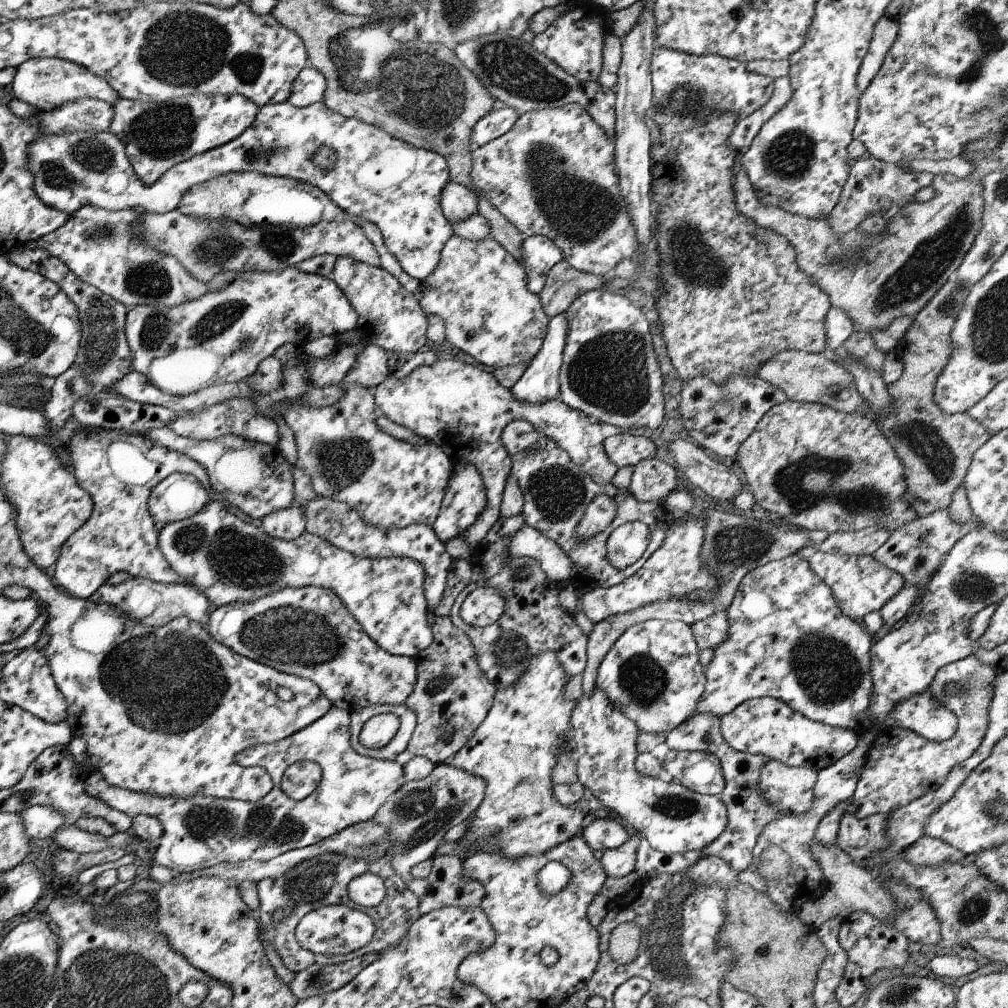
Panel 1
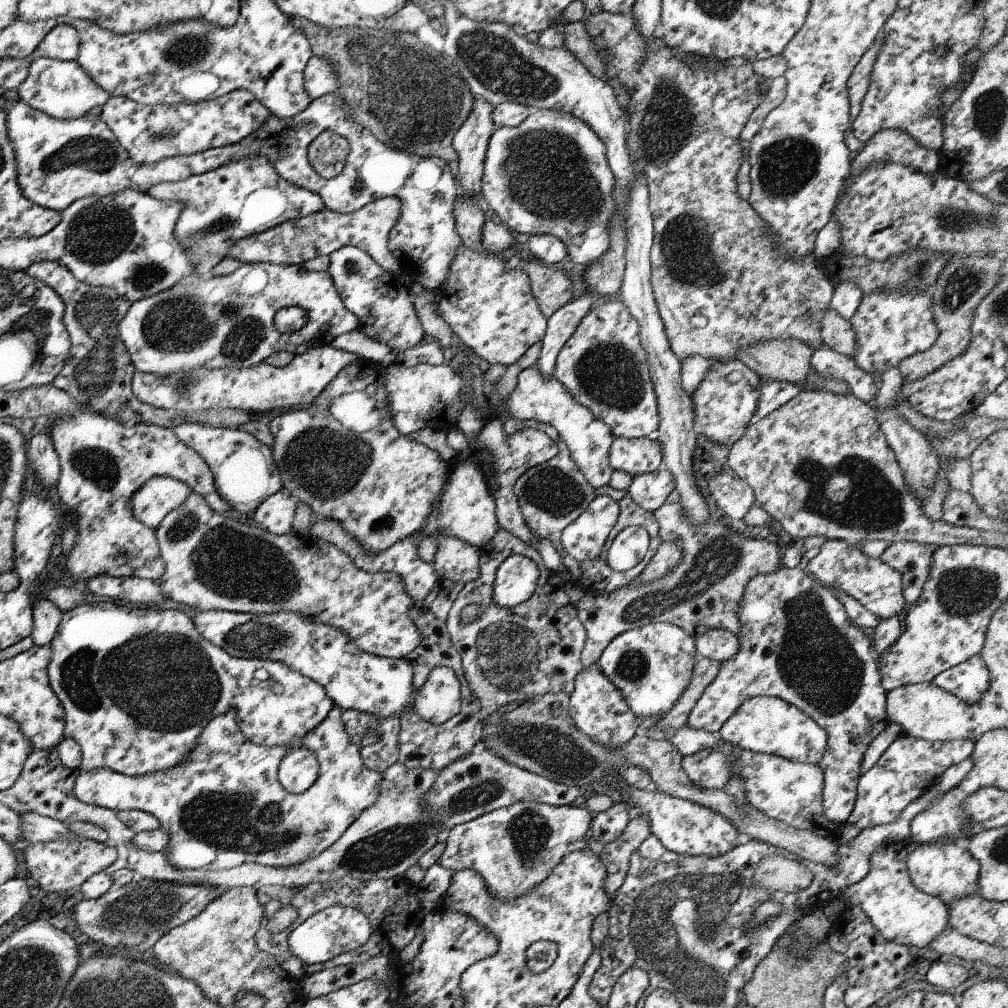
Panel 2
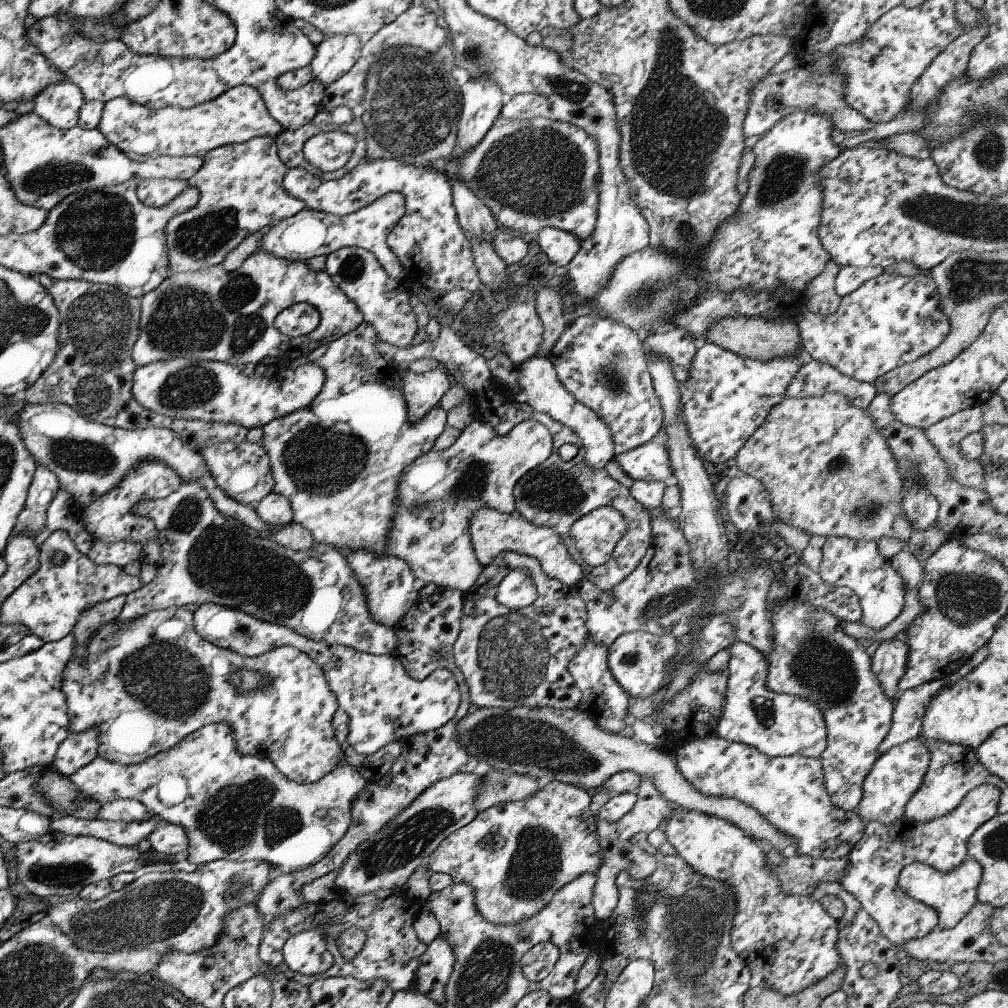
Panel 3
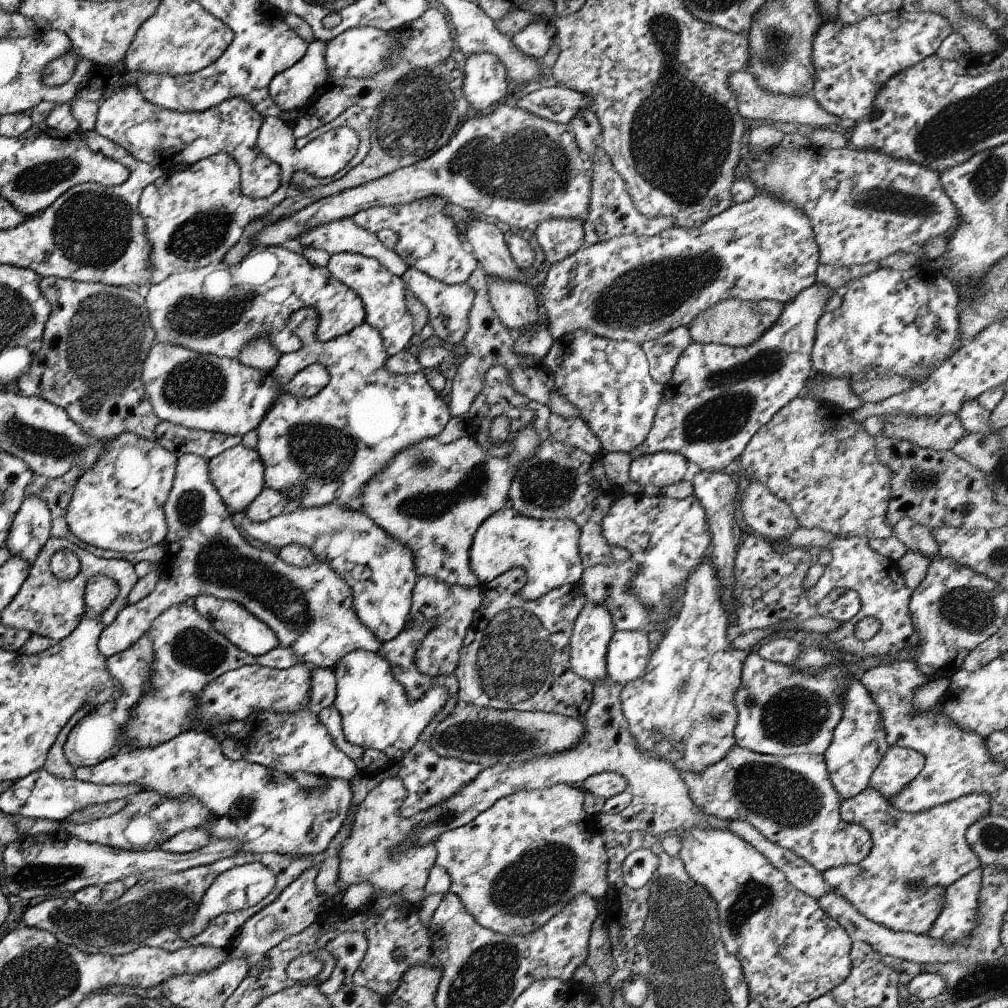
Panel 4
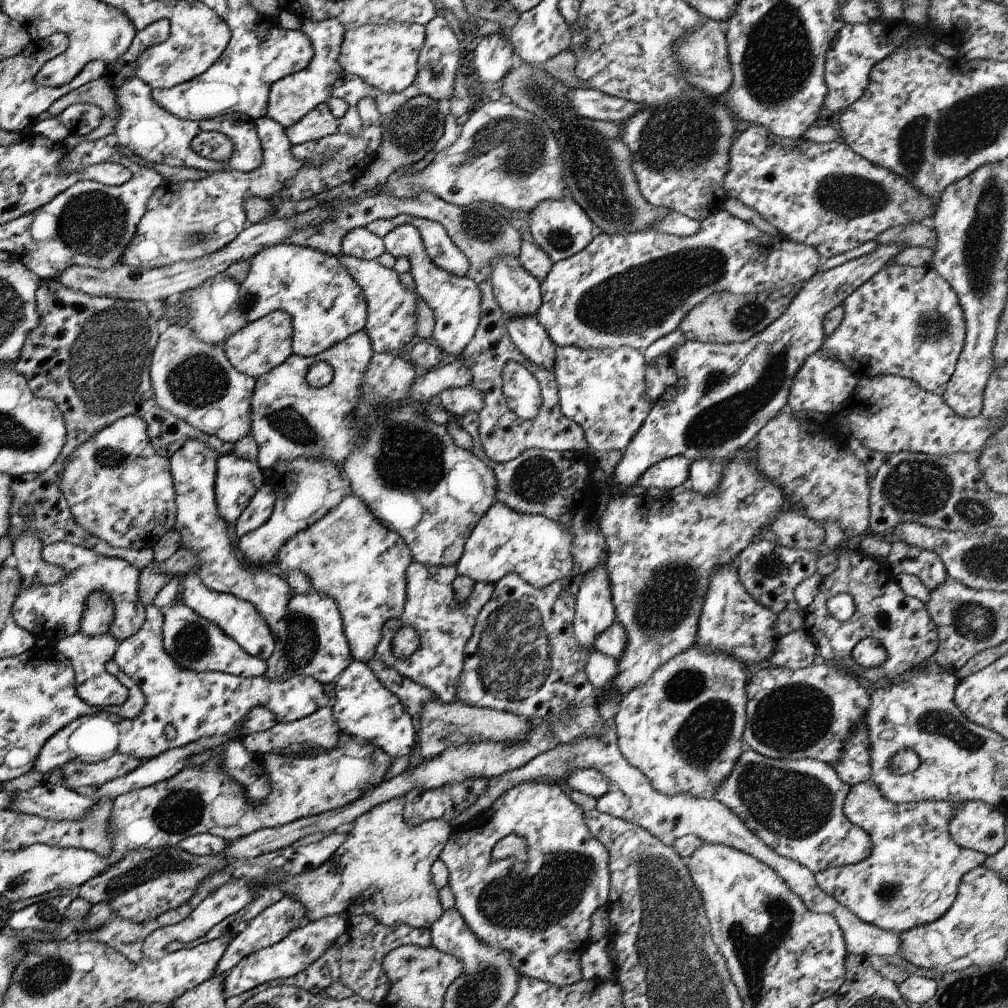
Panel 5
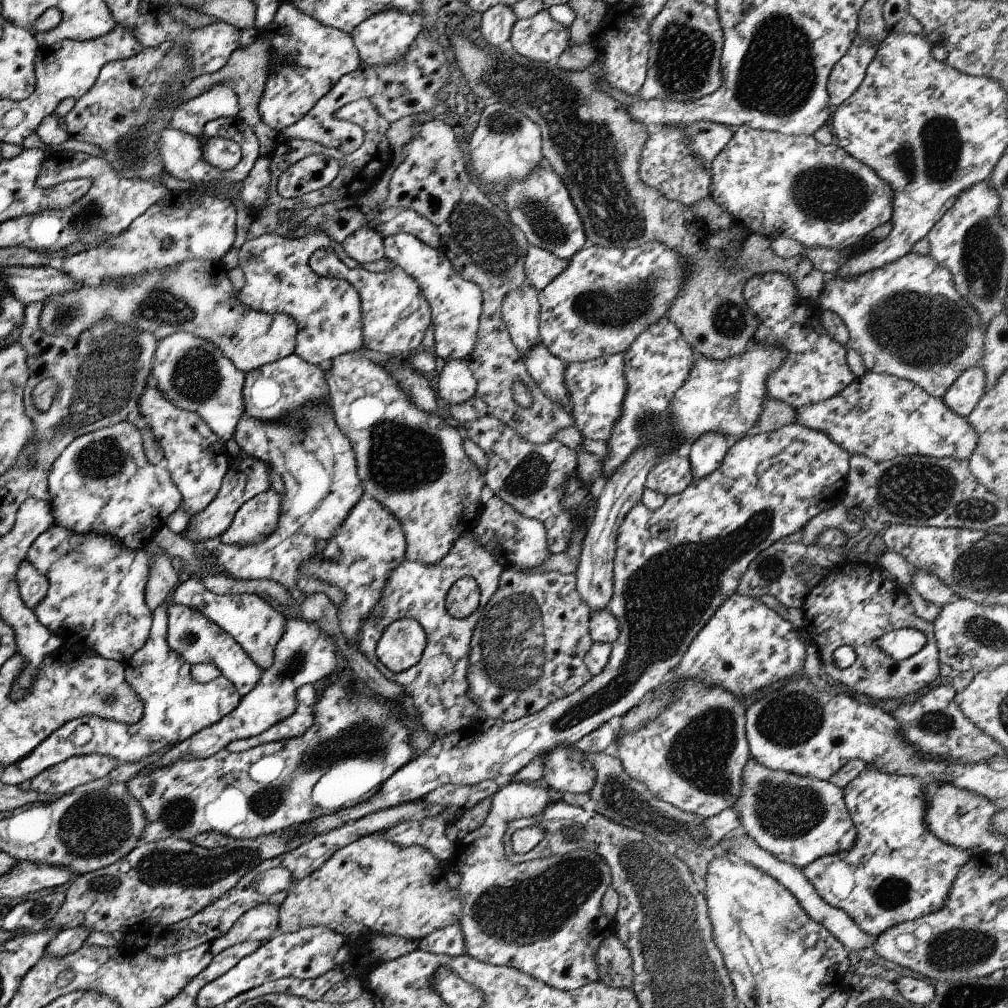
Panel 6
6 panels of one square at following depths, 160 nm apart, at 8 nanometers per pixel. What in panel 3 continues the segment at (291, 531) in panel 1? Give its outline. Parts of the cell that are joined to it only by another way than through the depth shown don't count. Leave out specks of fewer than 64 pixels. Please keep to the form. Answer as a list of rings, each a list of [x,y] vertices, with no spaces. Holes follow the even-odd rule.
[[[273,491],[266,494],[259,502],[253,505],[256,515],[272,530],[281,528],[292,520],[292,510],[289,501],[284,496]]]

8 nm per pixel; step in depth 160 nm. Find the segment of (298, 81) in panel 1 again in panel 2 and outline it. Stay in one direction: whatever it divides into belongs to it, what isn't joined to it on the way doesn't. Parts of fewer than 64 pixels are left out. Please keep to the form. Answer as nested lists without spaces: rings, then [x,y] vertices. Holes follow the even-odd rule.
[[[311,55],[302,72],[302,85],[309,100],[338,90],[339,82],[334,68],[325,57]]]

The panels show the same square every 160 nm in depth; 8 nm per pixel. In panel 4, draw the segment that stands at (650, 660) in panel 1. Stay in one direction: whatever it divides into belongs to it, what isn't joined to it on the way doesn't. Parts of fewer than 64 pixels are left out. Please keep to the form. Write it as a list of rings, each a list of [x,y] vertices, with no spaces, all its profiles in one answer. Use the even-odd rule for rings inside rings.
[[[614,631],[605,651],[606,678],[624,686],[644,673],[651,650],[647,634],[639,631]]]

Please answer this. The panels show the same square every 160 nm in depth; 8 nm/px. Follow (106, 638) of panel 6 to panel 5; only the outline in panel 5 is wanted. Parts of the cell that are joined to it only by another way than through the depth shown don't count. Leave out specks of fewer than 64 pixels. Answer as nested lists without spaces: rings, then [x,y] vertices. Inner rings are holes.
[[[55,542],[46,545],[40,553],[42,562],[63,566],[65,578],[53,585],[35,584],[21,588],[11,606],[11,618],[23,631],[34,639],[45,639],[49,645],[79,633],[81,610],[87,596],[93,592],[105,592],[113,598],[113,619],[108,632],[119,640],[133,636],[141,628],[144,606],[138,600],[138,578],[140,572],[121,558],[109,558],[95,554],[93,550],[69,543]]]

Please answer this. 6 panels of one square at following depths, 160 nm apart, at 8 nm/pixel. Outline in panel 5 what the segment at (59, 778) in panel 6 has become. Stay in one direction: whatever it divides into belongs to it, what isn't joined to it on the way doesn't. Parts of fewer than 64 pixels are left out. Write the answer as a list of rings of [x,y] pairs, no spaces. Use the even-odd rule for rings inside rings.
[[[116,753],[106,760],[83,764],[83,762],[69,762],[61,767],[61,780],[66,789],[95,786],[99,787],[115,778],[125,776],[141,764],[139,758]]]

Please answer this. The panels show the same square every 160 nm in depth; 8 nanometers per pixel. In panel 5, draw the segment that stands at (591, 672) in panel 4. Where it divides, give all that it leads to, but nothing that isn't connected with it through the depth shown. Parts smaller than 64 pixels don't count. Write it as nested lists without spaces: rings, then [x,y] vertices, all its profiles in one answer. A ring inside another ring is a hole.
[[[604,564],[581,574],[580,580],[571,628],[577,646],[590,653],[594,651],[595,638],[616,619]]]

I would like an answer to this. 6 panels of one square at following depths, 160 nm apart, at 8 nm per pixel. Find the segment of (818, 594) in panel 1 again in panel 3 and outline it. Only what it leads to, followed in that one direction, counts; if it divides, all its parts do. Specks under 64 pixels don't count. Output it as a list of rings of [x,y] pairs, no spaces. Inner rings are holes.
[[[784,598],[782,604],[774,604],[769,608],[770,620],[773,629],[773,644],[772,649],[766,653],[764,656],[767,661],[767,676],[766,676],[766,687],[773,691],[774,693],[785,693],[788,695],[793,695],[801,698],[808,698],[813,704],[816,704],[817,708],[820,710],[823,715],[823,720],[825,723],[826,730],[826,747],[824,751],[821,752],[819,760],[822,764],[822,773],[824,776],[824,785],[827,791],[827,794],[830,796],[831,802],[838,806],[844,811],[853,811],[856,806],[859,804],[861,795],[862,795],[862,782],[867,773],[870,771],[872,764],[877,760],[878,757],[878,744],[884,739],[884,736],[887,734],[887,731],[890,727],[891,713],[893,708],[893,702],[891,702],[887,697],[884,691],[881,688],[881,685],[877,682],[876,676],[871,672],[870,669],[870,656],[865,652],[864,647],[861,644],[857,644],[857,640],[849,637],[841,631],[841,620],[829,613],[826,613],[821,609],[814,609],[809,603],[797,603],[793,599]]]

